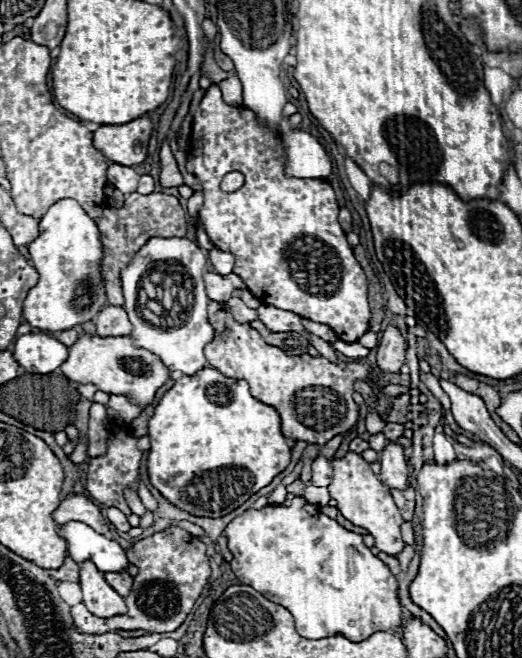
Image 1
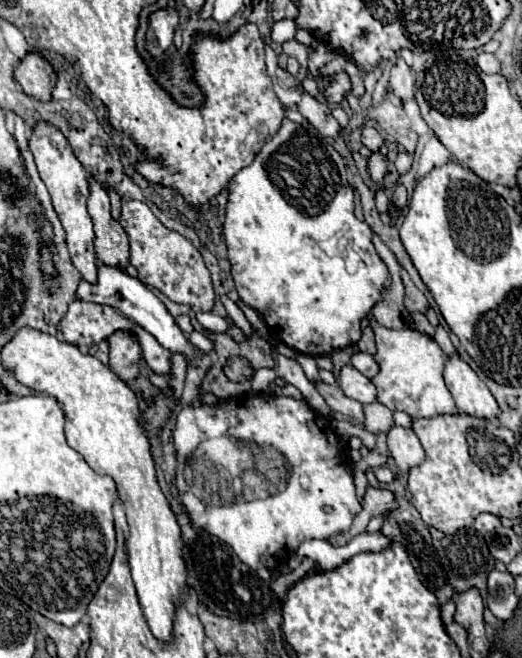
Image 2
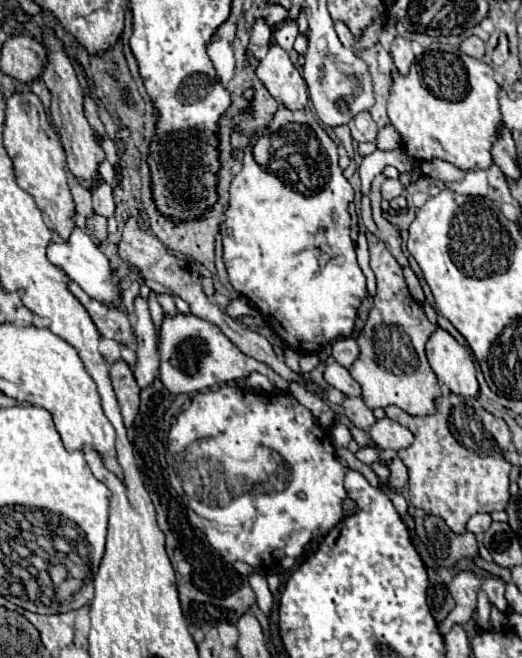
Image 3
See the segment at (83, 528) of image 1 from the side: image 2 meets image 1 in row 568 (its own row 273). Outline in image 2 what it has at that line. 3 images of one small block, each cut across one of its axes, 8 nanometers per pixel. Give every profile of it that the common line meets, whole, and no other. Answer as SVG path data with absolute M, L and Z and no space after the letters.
M100 264L100 272L98 272L98 282L90 284L86 280L80 282L78 290L76 290L76 298L84 300L84 302L94 302L94 304L106 304L106 306L116 306L122 310L122 314L130 320L134 320L136 324L140 324L146 332L150 332L166 350L170 352L178 352L186 358L188 364L192 364L194 368L200 368L204 352L198 350L196 346L190 344L190 340L184 336L184 332L178 328L174 316L168 312L168 308L160 302L158 296L154 296L148 286L144 286L140 280L128 276L122 270L110 270L110 266L102 266Z

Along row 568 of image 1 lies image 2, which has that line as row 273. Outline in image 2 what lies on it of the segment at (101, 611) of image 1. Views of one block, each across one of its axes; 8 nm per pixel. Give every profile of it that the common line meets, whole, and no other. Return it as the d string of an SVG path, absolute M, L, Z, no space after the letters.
M38 122L32 128L30 152L34 154L40 178L46 184L46 188L52 196L54 210L56 210L62 226L64 226L66 244L68 244L72 264L78 268L78 272L82 274L82 278L86 282L96 284L96 278L98 278L98 262L96 262L96 250L94 250L94 238L96 236L94 236L94 228L92 228L92 218L86 210L86 202L88 202L88 196L90 196L88 174L86 174L84 166L78 162L78 158L74 156L74 152L70 150L62 132L58 128L46 124L46 122Z

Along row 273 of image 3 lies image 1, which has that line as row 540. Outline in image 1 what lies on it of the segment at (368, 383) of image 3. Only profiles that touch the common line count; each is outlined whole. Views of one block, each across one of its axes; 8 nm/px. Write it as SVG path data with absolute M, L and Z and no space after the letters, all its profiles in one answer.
M348 452L344 458L332 460L334 476L328 486L330 496L338 502L338 510L344 518L348 518L352 524L366 528L368 534L374 536L374 546L380 552L386 552L388 556L398 554L404 548L404 542L400 538L400 524L404 522L400 516L398 506L392 500L390 488L384 486L378 476L370 470L370 464L364 462L364 458L356 452Z

